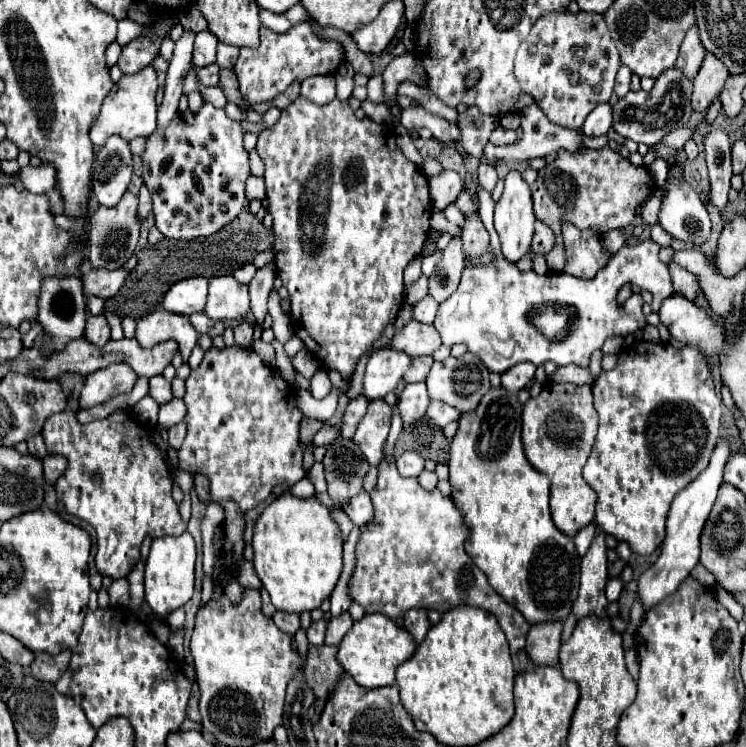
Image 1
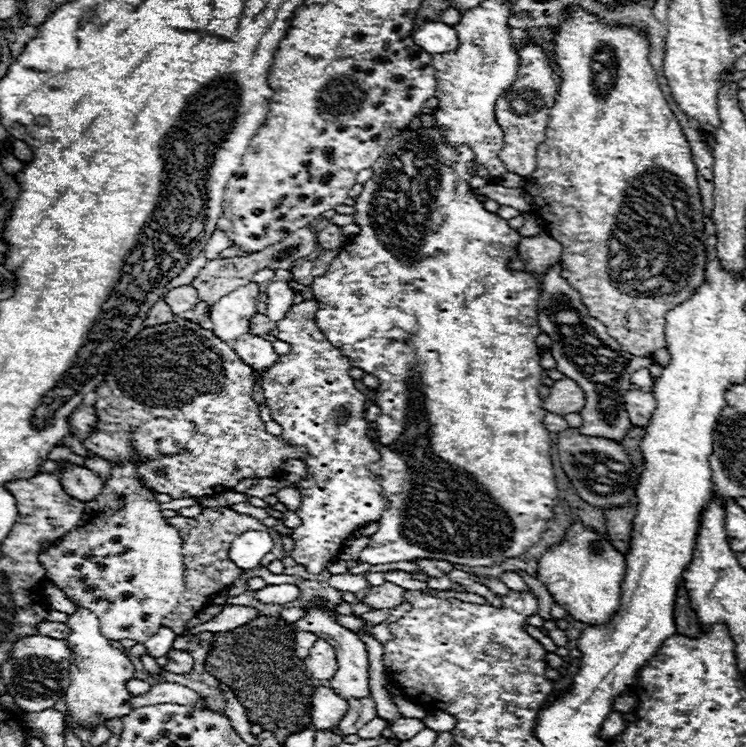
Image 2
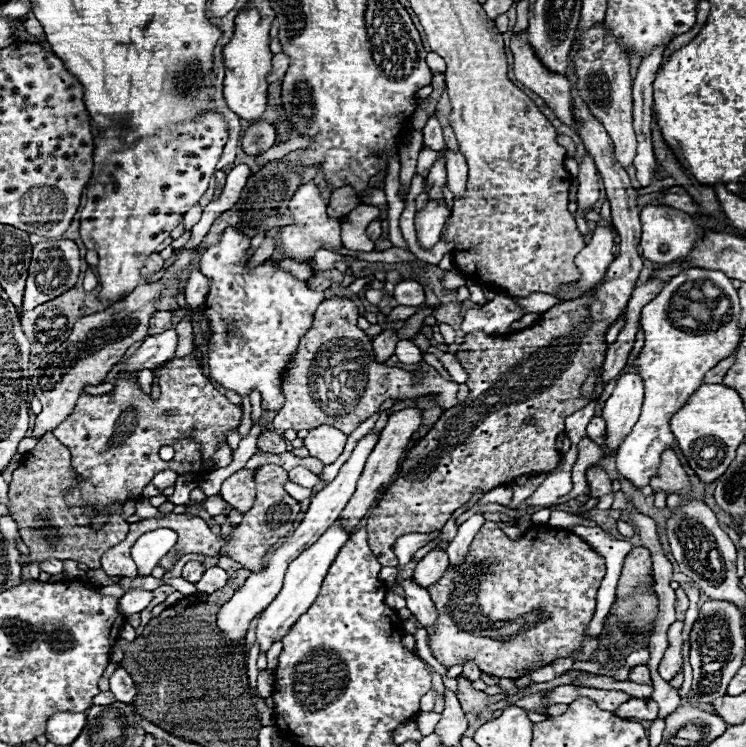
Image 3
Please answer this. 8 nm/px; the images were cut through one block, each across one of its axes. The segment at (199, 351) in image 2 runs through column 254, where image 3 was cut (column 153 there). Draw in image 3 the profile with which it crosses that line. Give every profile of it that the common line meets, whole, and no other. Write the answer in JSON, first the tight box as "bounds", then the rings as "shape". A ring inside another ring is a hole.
{"bounds":[52,354,242,512],"shape":[[[192,354],[166,362],[154,372],[160,374],[158,402],[140,390],[136,378],[122,378],[116,380],[112,394],[82,394],[74,412],[52,432],[70,448],[72,468],[78,472],[78,484],[66,492],[66,504],[104,512],[114,504],[142,498],[144,486],[162,470],[172,468],[178,474],[204,476],[218,444],[226,442],[228,432],[238,428],[242,408],[230,404],[228,398],[210,384]],[[166,410],[174,410],[176,416],[164,416]],[[170,444],[176,454],[170,462],[164,462],[158,450]]]}

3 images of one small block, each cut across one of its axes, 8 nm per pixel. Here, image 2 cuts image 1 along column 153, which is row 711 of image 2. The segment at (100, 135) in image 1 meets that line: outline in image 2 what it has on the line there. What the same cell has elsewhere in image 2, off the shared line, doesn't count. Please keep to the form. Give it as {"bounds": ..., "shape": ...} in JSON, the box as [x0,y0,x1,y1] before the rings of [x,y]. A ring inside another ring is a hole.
{"bounds":[66,608,134,730],"shape":[[[78,608],[74,616],[68,616],[68,628],[72,634],[66,638],[76,652],[76,660],[70,668],[70,686],[66,688],[66,706],[72,722],[76,722],[84,730],[94,730],[102,720],[112,718],[126,718],[132,712],[130,706],[130,692],[126,682],[134,678],[132,662],[102,636],[98,620],[92,612]]]}

